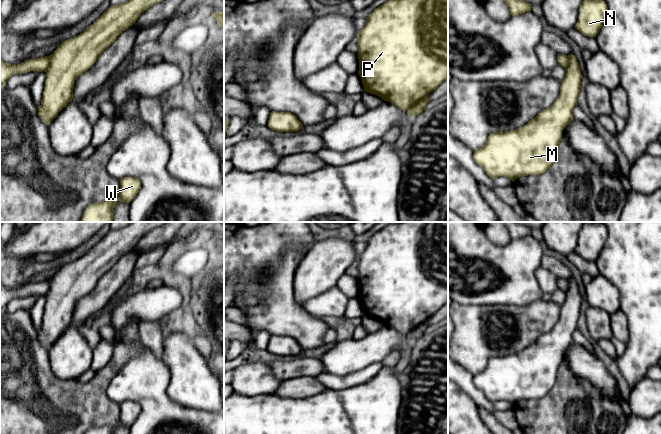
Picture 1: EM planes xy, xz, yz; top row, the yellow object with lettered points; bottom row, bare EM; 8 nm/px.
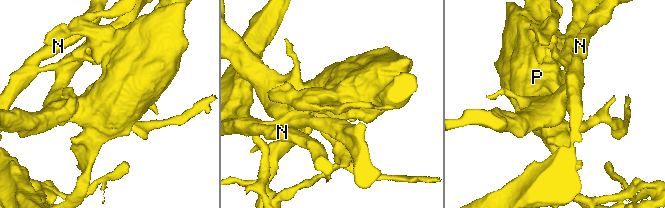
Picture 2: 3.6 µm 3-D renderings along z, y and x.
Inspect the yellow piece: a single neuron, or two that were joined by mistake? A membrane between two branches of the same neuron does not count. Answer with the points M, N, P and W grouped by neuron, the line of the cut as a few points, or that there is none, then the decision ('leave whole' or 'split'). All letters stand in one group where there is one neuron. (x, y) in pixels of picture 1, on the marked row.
M P W / N | xy (45, 84), (54, 84), (56, 86), (56, 110), (58, 112) | split

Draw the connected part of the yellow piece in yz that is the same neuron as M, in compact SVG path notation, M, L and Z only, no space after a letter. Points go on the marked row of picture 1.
M561 85L554 104L526 125L516 130L491 133L486 143L473 152L475 162L493 180L503 176L514 182L521 176L545 173L555 161L564 128L573 120L572 111L577 105L580 89L581 85Z

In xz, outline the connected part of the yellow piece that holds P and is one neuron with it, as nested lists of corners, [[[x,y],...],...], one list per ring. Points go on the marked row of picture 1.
[[[389,0],[376,8],[367,18],[366,25],[357,34],[359,46],[359,71],[364,91],[381,97],[384,101],[391,102],[400,109],[407,111],[418,101],[428,95],[448,79],[448,0]]]

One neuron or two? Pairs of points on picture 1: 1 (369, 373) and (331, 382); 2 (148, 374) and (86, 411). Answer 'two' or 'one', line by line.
1: one
2: two

